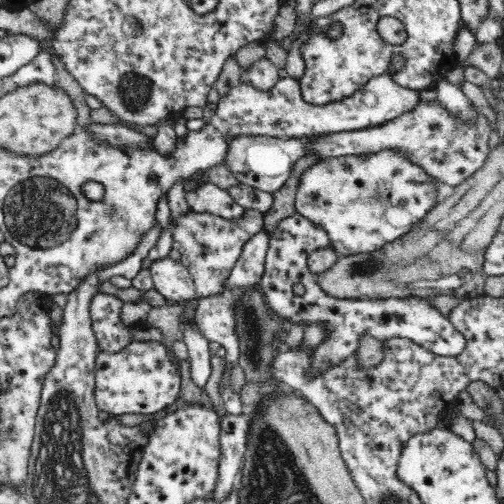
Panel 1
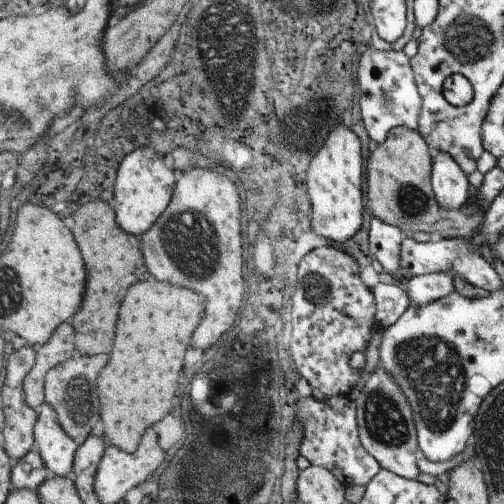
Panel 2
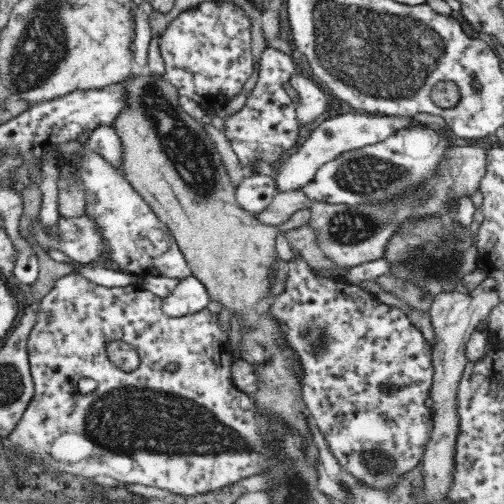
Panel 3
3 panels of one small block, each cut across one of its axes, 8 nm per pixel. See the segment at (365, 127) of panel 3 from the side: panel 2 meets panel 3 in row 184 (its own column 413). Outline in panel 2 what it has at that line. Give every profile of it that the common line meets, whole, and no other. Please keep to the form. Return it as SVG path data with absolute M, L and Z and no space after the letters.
M435 272L425 276L411 276L405 284L407 294L407 306L429 306L431 302L449 296L455 292L453 288L453 276L449 272Z

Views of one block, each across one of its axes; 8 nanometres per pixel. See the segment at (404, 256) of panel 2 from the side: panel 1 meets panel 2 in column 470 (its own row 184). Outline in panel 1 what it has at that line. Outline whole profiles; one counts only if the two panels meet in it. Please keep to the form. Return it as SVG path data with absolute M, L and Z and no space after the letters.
M238 136L238 138L232 138L228 142L226 164L228 164L228 170L234 174L234 178L240 184L246 184L246 186L274 194L276 190L280 190L288 182L294 164L310 152L312 142L316 142L320 138L322 136L278 140L278 138L264 138L264 136L262 138L258 138L258 136Z

